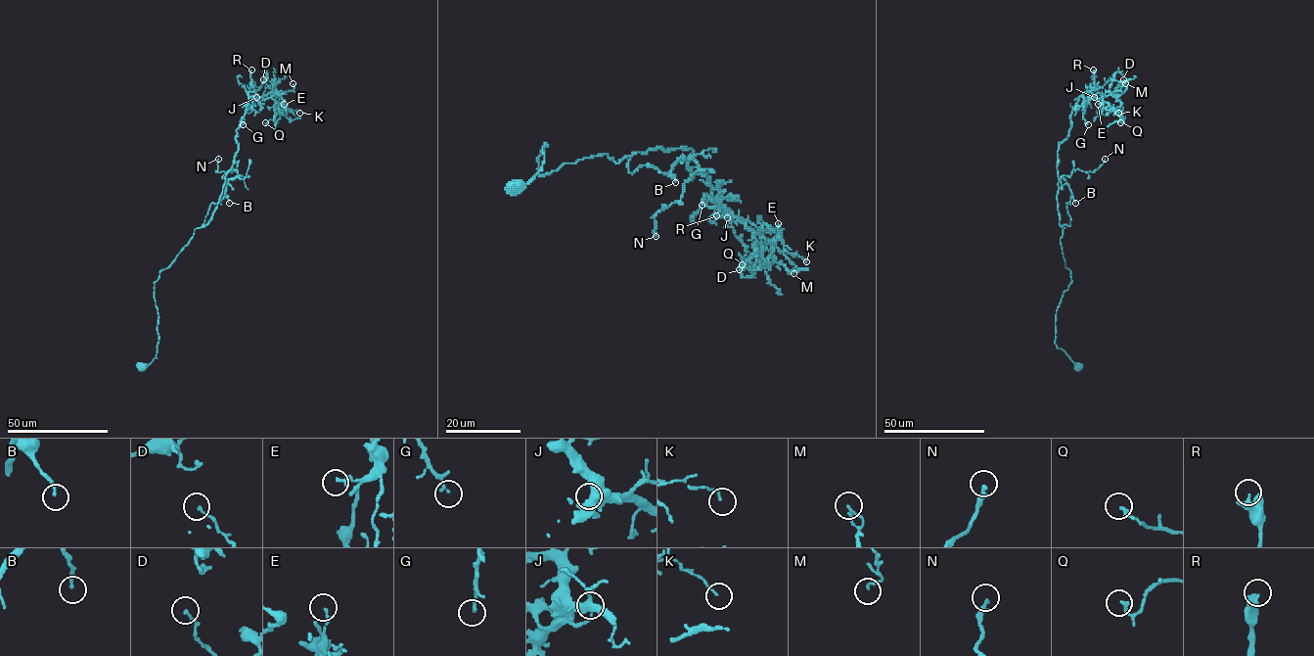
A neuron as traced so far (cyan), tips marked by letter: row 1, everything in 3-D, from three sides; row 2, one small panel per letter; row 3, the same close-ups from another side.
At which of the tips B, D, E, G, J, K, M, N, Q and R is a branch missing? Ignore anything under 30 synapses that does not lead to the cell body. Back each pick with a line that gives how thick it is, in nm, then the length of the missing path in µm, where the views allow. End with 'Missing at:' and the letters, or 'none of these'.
Missing at: none of these

